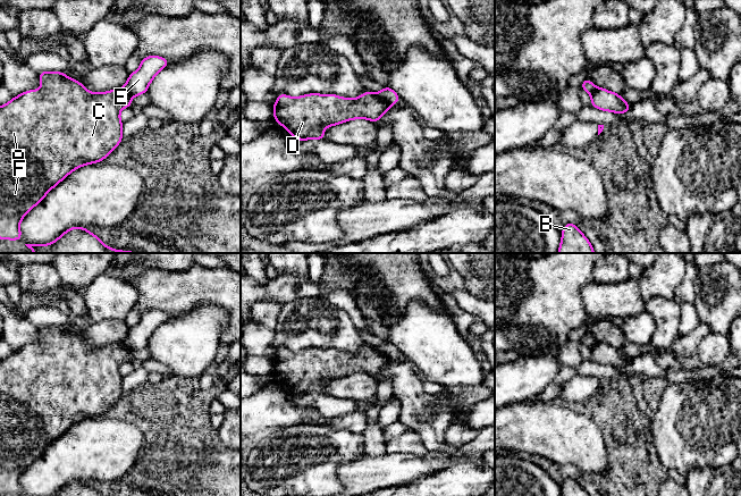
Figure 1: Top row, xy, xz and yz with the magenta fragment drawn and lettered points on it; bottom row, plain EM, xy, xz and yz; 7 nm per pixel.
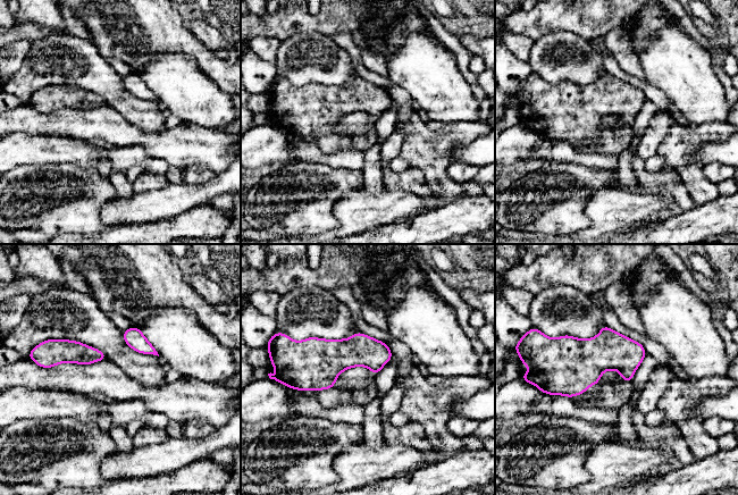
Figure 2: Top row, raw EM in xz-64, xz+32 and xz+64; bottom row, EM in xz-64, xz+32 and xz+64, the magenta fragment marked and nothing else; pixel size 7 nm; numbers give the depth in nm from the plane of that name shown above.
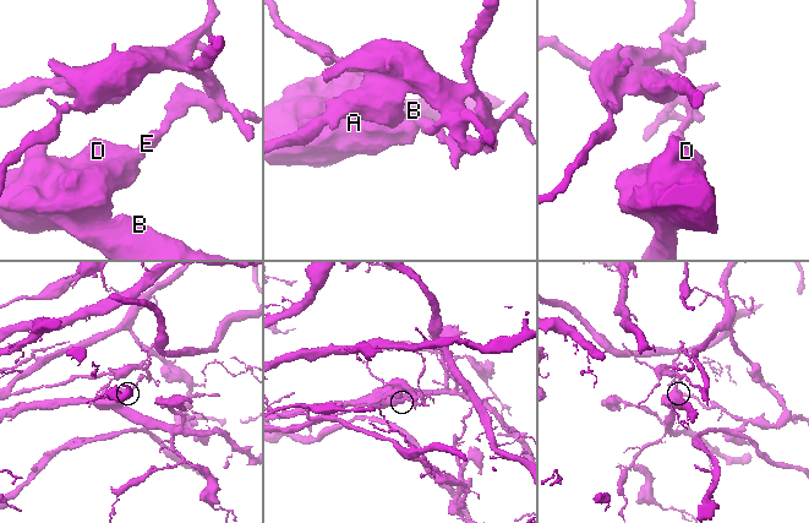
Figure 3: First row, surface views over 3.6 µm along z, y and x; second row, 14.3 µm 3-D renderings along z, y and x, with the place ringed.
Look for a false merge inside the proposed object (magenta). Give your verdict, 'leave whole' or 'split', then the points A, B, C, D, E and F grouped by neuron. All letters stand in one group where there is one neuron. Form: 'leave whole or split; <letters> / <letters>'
split; A B C D F / E

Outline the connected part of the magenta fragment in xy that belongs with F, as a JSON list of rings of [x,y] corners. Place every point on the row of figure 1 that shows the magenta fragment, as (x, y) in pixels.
[[[41,72],[37,73],[41,91],[28,90],[18,96],[14,96],[7,104],[0,107],[0,238],[22,241],[22,232],[19,224],[24,216],[39,204],[43,197],[64,178],[66,178],[75,169],[85,165],[100,162],[106,159],[123,141],[123,121],[120,120],[120,110],[133,107],[130,95],[123,89],[116,89],[103,93],[92,93],[87,91],[83,84],[76,79],[71,79],[62,72]]]

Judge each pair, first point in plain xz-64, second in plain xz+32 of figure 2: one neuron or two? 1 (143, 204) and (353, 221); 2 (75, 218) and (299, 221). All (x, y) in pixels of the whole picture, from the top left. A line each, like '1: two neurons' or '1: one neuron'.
1: one neuron
2: one neuron

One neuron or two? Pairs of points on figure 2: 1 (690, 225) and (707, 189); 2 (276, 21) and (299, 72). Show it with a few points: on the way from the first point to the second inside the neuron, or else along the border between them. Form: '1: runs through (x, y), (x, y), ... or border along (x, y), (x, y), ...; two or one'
1: border along (719, 194), (714, 199), (697, 206); two
2: border along (311, 32), (294, 34), (282, 41); two

